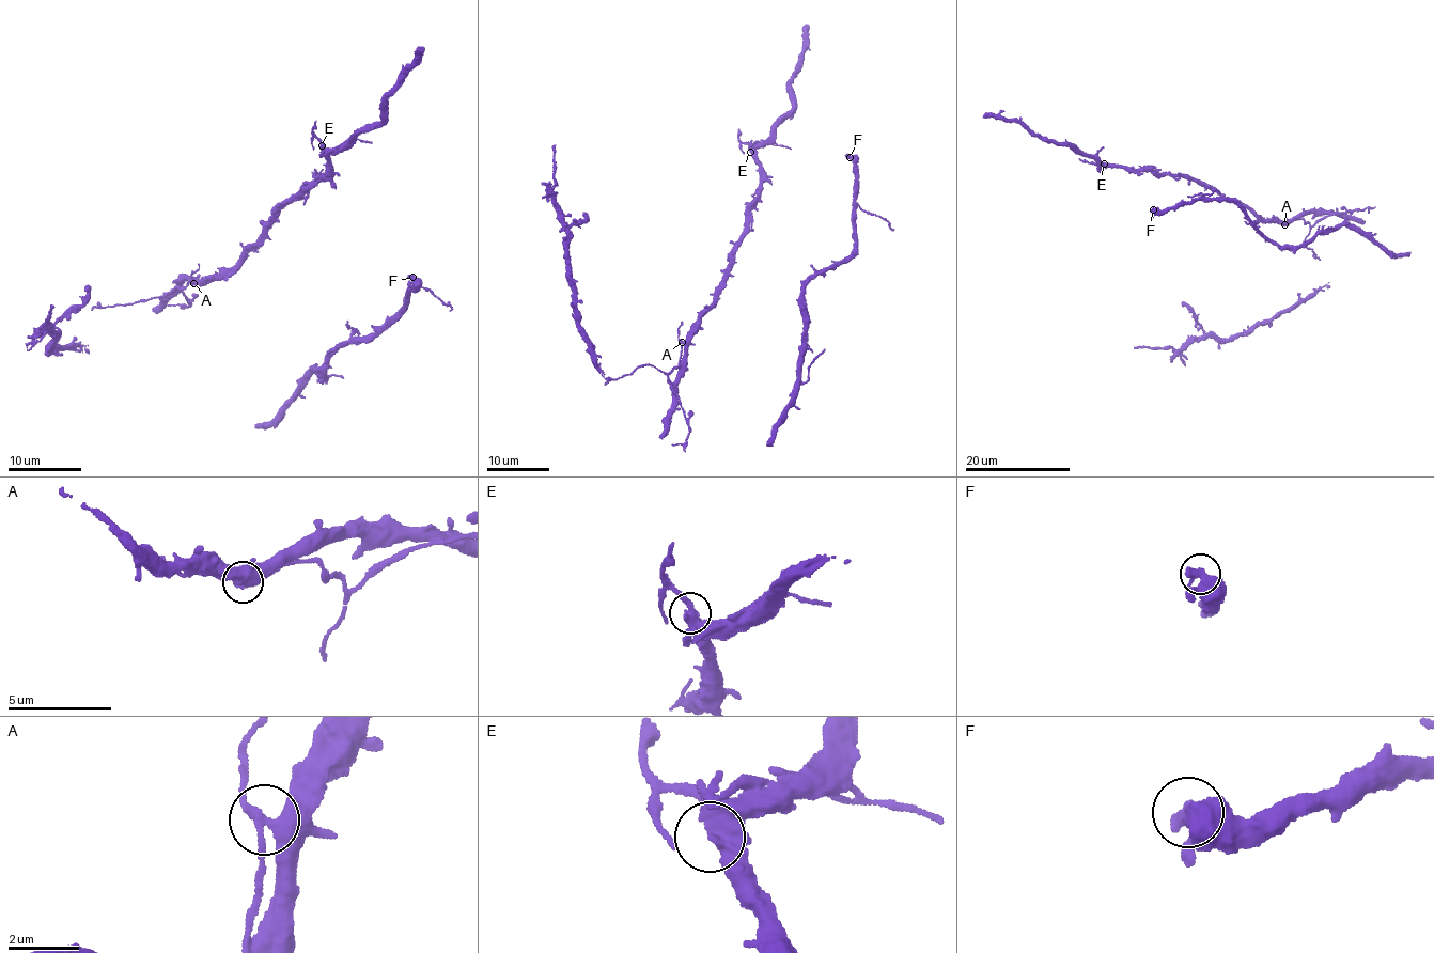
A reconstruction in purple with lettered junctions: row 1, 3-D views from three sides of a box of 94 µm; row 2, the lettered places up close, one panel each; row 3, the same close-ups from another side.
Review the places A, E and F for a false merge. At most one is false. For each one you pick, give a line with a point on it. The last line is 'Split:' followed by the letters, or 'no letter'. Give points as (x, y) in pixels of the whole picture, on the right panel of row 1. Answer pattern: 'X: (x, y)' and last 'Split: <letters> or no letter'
A: (1284, 224)
Split: A

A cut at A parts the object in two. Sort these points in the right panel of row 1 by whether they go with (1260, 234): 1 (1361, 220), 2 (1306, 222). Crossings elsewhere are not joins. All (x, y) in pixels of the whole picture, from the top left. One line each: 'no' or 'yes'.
1: yes
2: no

